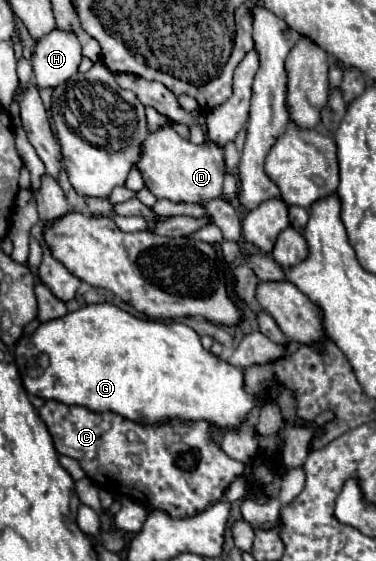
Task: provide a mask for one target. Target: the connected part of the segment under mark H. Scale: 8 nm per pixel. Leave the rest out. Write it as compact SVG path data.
M52 30L44 36L32 56L36 88L56 88L78 72L82 60L80 42L72 32Z

